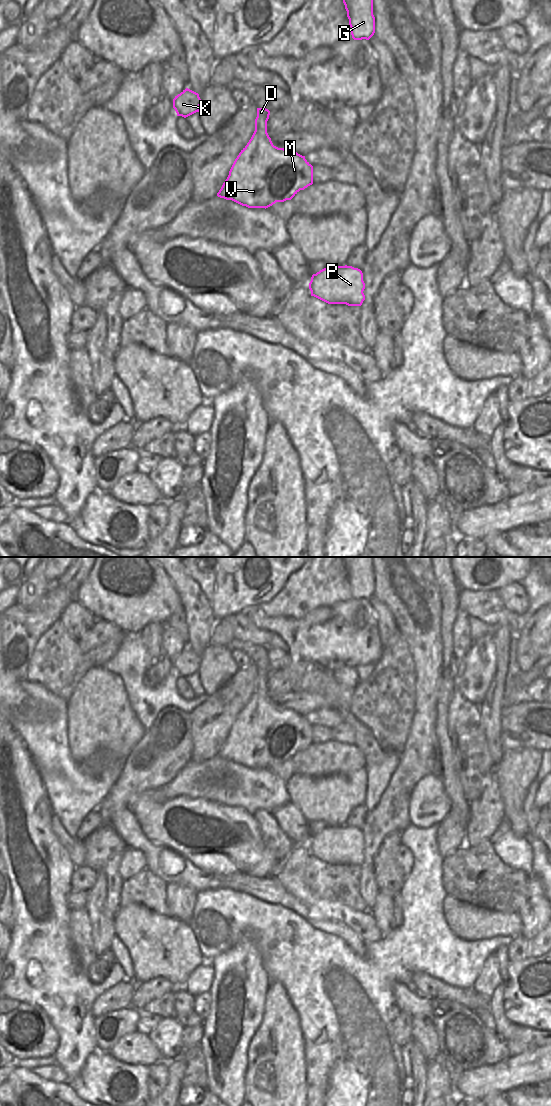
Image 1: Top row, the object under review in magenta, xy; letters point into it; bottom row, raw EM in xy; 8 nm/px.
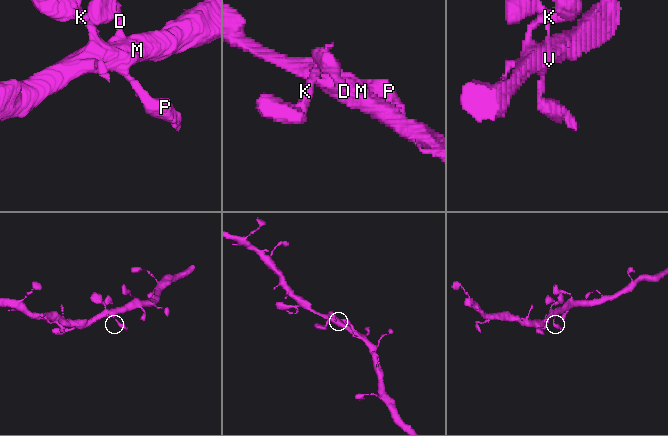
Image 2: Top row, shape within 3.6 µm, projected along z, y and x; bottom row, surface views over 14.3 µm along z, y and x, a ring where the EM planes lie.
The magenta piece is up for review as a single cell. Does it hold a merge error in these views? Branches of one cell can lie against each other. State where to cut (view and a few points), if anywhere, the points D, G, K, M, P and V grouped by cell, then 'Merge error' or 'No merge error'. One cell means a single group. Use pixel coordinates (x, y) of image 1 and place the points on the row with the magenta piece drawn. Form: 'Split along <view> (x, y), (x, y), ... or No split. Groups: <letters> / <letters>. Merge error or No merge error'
No split. Groups: D G K M P V. No merge error

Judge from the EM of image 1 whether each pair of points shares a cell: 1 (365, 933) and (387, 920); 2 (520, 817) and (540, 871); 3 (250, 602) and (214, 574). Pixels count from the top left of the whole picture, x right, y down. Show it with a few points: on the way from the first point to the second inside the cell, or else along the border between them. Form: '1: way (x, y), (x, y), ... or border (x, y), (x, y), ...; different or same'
1: border (369, 911), (383, 935); different
2: border (526, 814), (528, 828); different
3: way (241, 593), (235, 591), (223, 579); same

